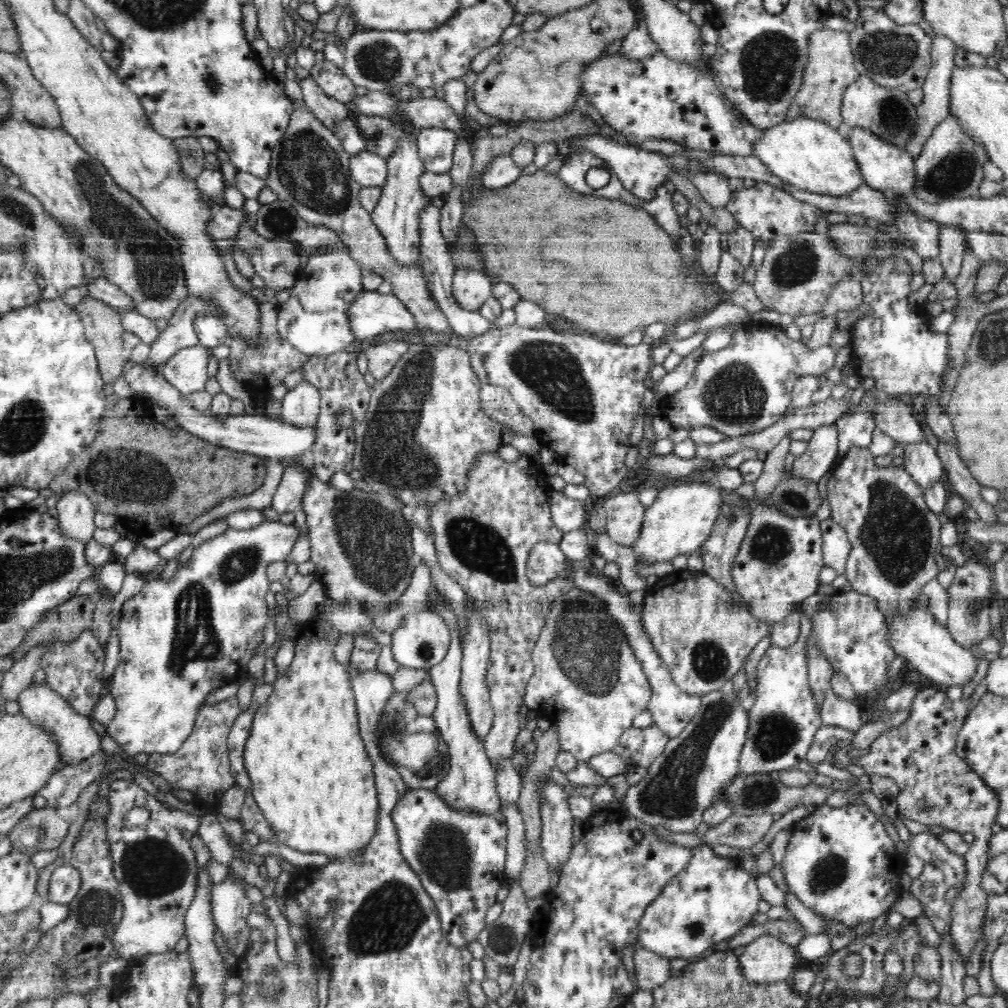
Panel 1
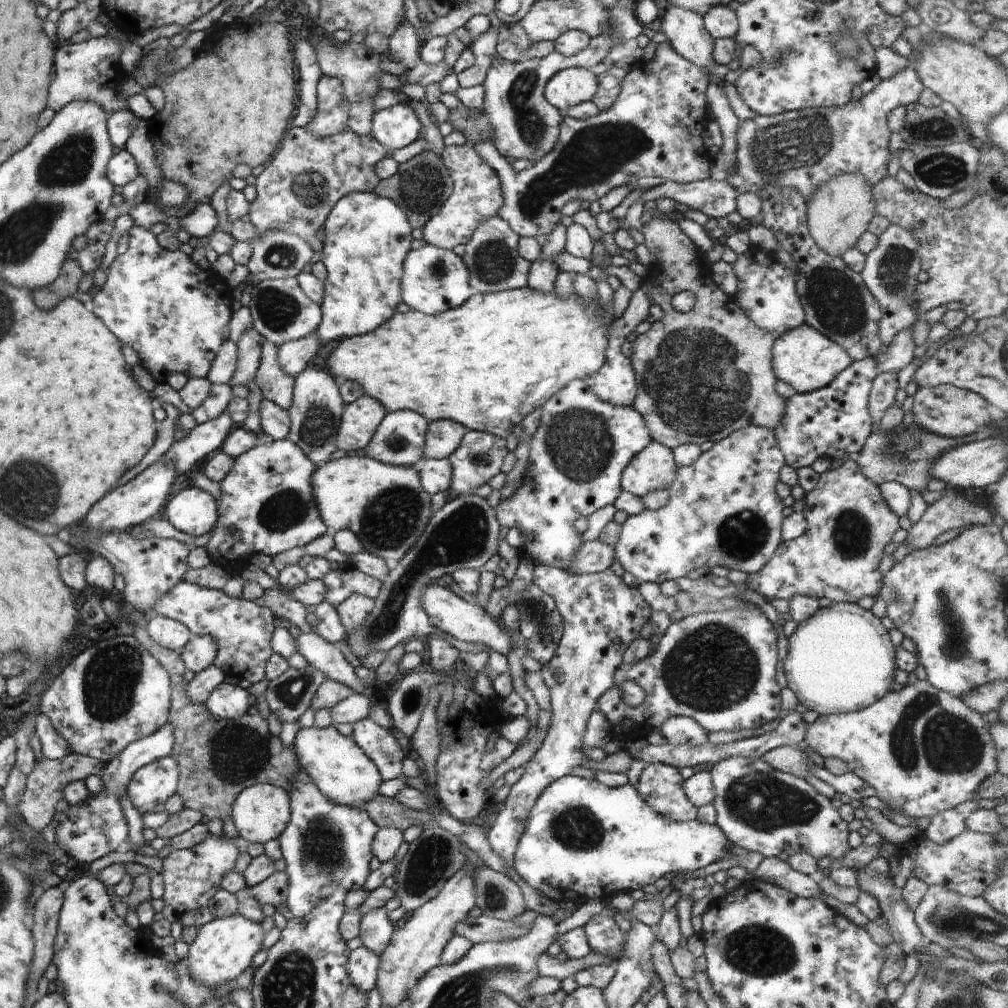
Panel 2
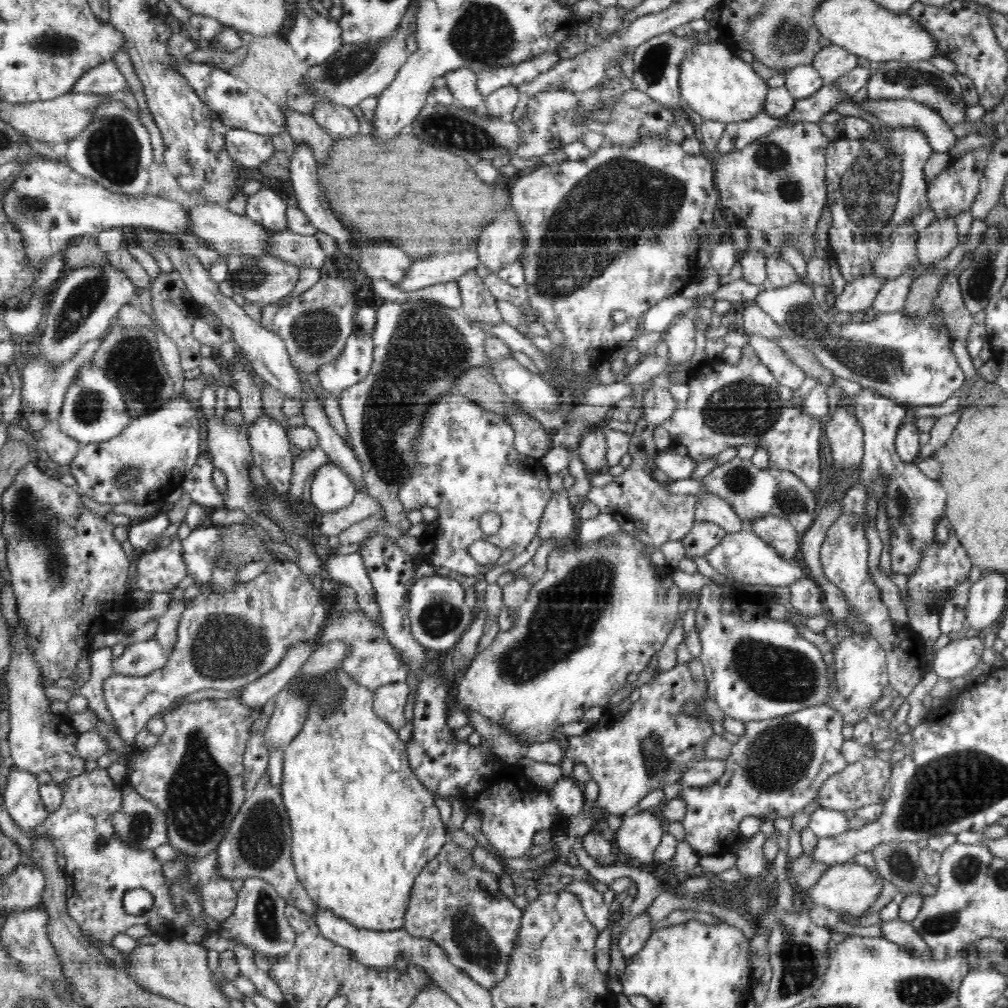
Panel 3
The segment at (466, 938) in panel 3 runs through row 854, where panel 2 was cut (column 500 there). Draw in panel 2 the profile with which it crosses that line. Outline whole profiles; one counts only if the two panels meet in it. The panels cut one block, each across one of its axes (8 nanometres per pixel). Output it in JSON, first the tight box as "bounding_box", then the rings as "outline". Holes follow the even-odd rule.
{"bounding_box":[447,431,508,498],"outline":[[[466,431],[458,448],[447,458],[452,467],[452,478],[448,495],[451,498],[474,495],[476,490],[500,472],[502,460],[508,454],[506,439],[482,431]]]}

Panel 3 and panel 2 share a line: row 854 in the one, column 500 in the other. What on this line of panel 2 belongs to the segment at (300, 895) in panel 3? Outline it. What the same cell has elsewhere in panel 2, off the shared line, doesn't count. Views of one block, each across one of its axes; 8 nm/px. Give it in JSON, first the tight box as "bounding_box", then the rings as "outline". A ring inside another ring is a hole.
{"bounding_box":[461,215,531,293],"outline":[[[494,215],[480,223],[470,240],[465,244],[466,251],[461,256],[470,273],[469,283],[474,292],[497,293],[527,286],[531,262],[524,260],[518,254],[517,242],[519,238],[510,225],[502,220],[501,216]]]}

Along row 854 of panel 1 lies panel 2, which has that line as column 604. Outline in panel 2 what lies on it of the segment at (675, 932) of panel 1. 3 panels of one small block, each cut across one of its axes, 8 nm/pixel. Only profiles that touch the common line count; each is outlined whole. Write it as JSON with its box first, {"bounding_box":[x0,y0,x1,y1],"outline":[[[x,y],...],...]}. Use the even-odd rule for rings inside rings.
{"bounding_box":[597,609,781,738],"outline":[[[729,609],[696,613],[670,623],[656,648],[645,659],[634,664],[622,663],[615,674],[615,685],[604,691],[597,702],[598,709],[608,719],[612,730],[624,724],[636,738],[645,738],[652,730],[660,731],[668,717],[694,719],[706,732],[754,730],[776,720],[781,714],[781,688],[776,683],[778,636],[766,615],[753,609]],[[624,681],[638,683],[645,694],[642,704],[629,707],[621,697]]]}

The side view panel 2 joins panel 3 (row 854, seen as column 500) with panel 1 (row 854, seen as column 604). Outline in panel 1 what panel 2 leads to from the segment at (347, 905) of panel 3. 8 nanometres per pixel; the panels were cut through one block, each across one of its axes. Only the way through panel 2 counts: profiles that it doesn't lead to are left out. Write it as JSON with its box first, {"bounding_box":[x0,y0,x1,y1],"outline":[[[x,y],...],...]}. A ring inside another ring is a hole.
{"bounding_box":[243,614,380,858],"outline":[[[319,614],[303,624],[296,636],[295,655],[292,662],[282,676],[273,679],[274,691],[272,695],[266,700],[264,707],[256,710],[256,714],[254,714],[254,722],[252,722],[250,736],[248,736],[245,744],[243,758],[244,767],[246,767],[246,772],[252,784],[254,800],[270,824],[276,840],[290,846],[290,848],[294,848],[294,850],[320,852],[328,857],[346,858],[364,852],[365,846],[376,836],[380,813],[377,790],[375,789],[374,768],[368,753],[366,753],[366,746],[359,736],[359,719],[350,673],[348,673],[346,666],[339,663],[334,657],[334,648],[336,648],[340,636],[342,636],[342,633],[336,631],[332,627],[332,623],[326,617],[319,616]]]}

